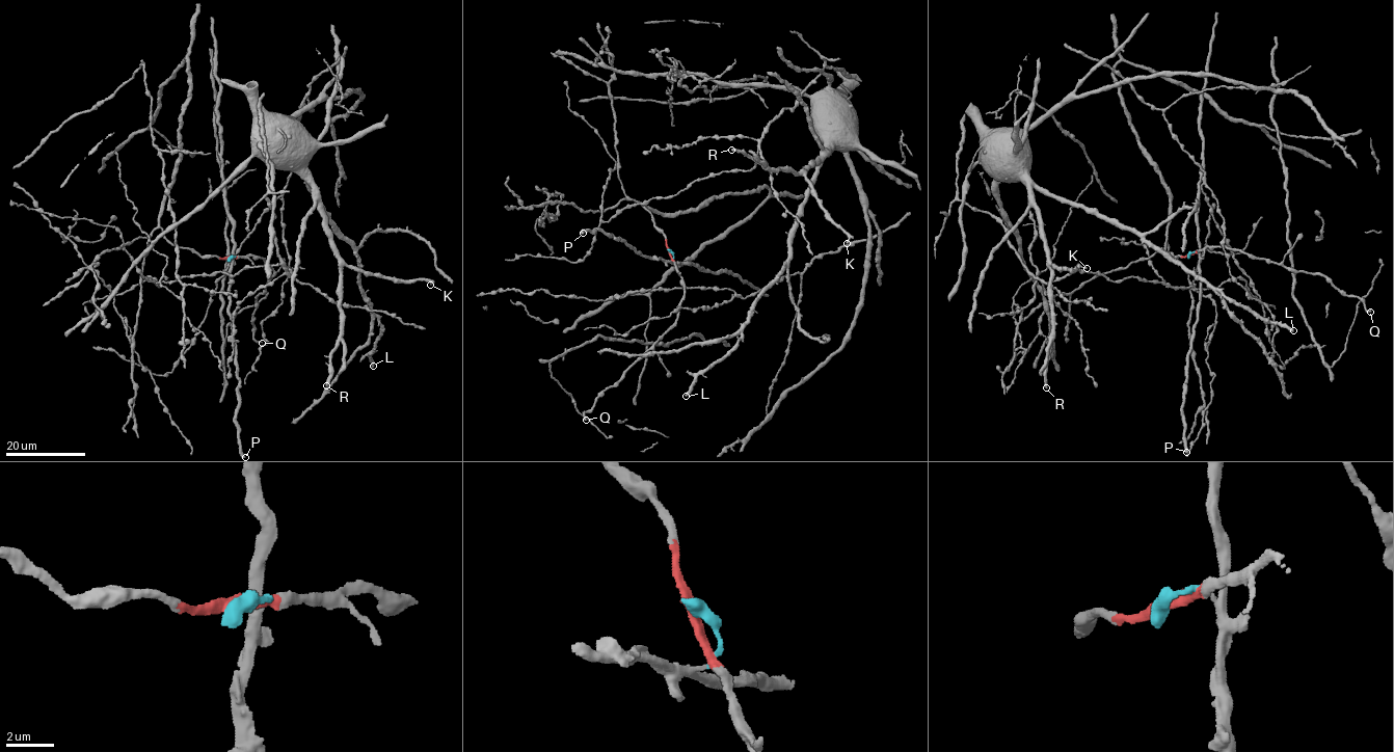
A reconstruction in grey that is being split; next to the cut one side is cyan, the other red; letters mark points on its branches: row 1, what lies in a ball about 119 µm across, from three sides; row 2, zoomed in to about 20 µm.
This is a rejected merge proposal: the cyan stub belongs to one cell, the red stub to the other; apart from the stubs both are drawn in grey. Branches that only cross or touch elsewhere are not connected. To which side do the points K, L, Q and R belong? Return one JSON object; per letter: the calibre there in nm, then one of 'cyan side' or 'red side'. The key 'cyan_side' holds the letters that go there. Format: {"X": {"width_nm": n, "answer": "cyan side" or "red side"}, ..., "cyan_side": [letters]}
{"K": {"width_nm": 280, "answer": "red side"}, "L": {"width_nm": 480, "answer": "red side"}, "Q": {"width_nm": 280, "answer": "red side"}, "R": {"width_nm": 440, "answer": "red side"}, "cyan_side": []}

